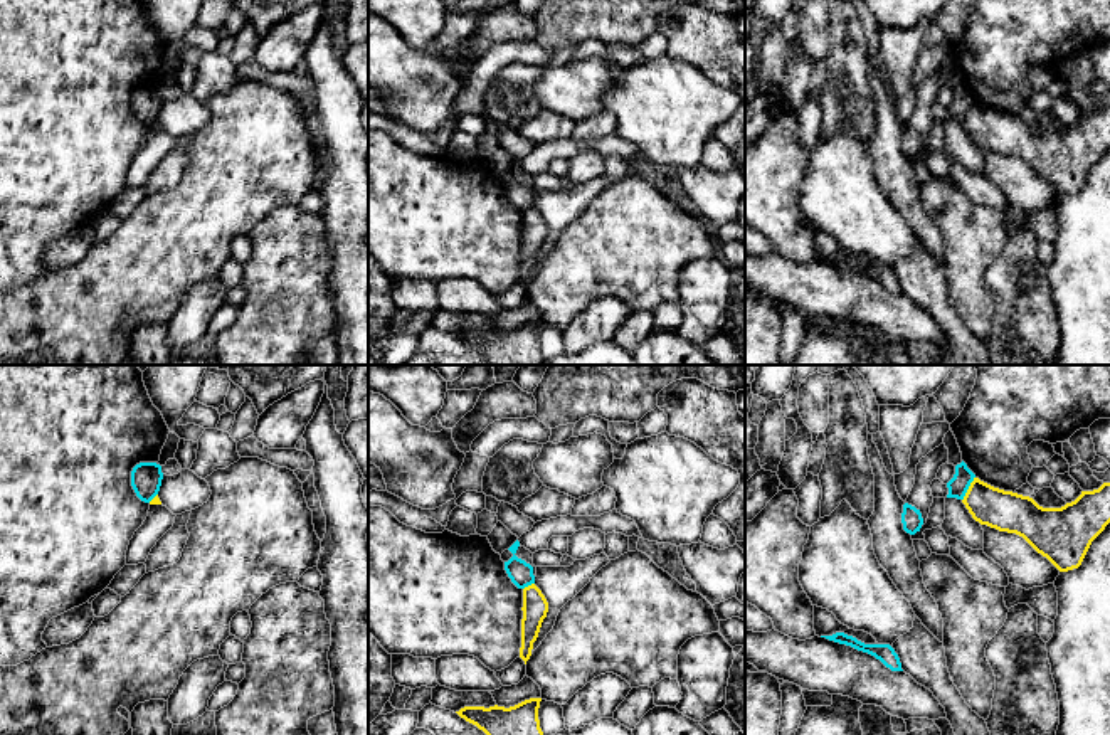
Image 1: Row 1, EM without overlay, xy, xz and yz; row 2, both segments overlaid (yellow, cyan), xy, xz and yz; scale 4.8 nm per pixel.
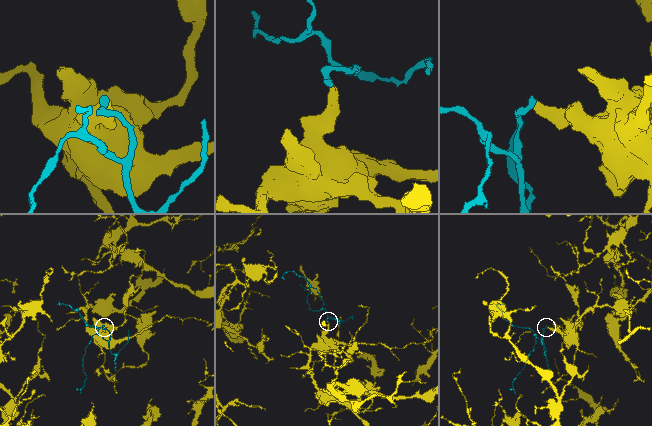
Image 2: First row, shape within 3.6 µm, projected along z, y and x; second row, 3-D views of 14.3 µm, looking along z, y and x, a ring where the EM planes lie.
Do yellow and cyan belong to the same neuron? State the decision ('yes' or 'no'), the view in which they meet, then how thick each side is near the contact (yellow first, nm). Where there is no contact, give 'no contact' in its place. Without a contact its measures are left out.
no | yz | 190/100 nm

